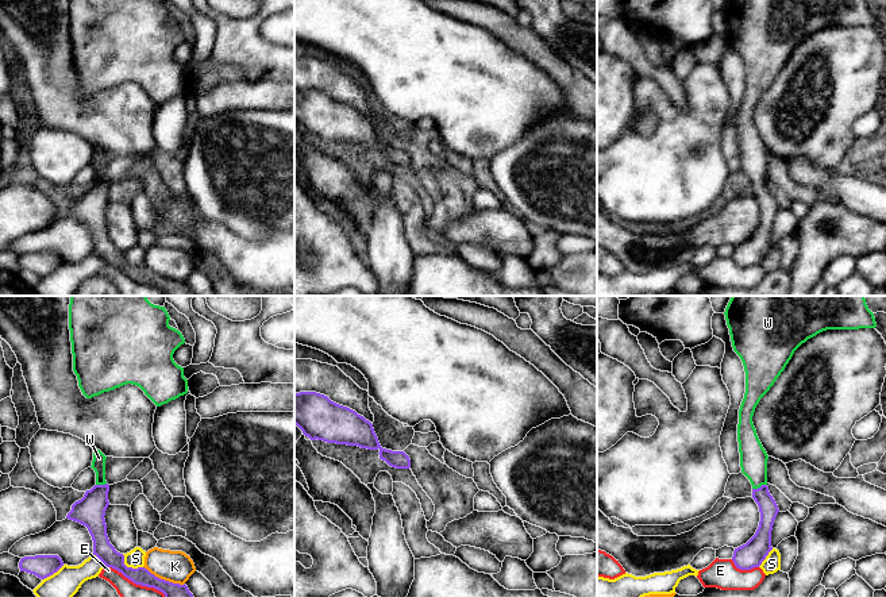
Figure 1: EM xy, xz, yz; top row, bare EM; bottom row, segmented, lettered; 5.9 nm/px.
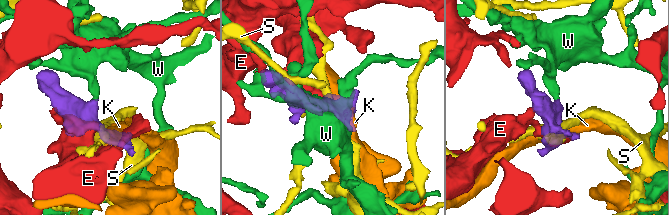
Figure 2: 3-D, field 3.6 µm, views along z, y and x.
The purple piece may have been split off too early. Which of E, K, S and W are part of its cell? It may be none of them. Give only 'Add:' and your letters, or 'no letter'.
Add: W

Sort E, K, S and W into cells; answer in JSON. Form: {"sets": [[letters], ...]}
{"sets": [["E"], ["K"], ["S"], ["W"]]}

